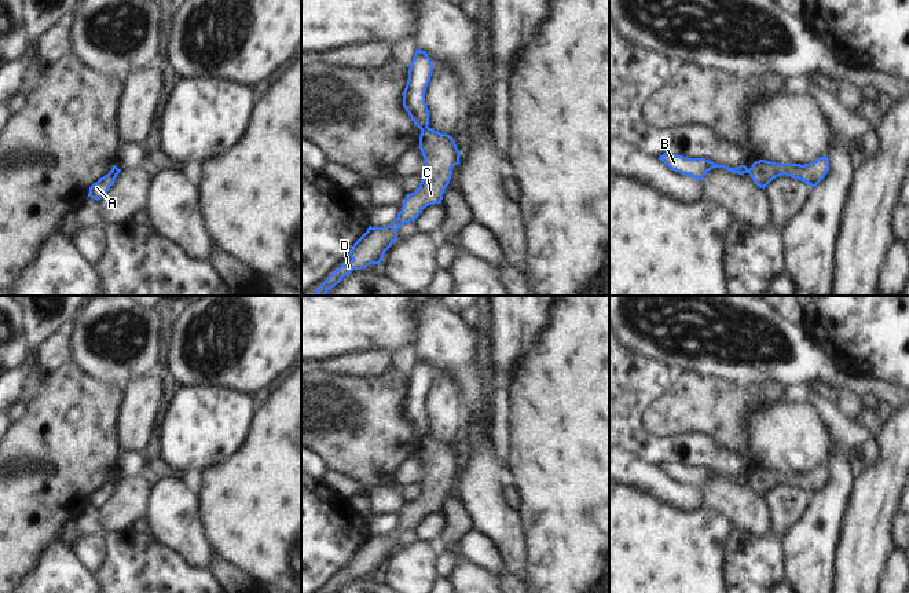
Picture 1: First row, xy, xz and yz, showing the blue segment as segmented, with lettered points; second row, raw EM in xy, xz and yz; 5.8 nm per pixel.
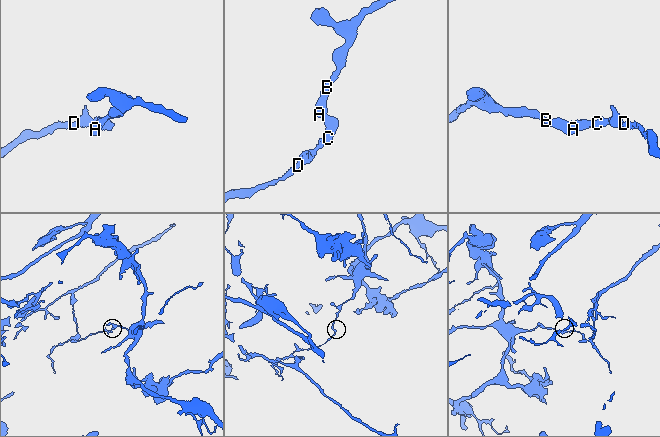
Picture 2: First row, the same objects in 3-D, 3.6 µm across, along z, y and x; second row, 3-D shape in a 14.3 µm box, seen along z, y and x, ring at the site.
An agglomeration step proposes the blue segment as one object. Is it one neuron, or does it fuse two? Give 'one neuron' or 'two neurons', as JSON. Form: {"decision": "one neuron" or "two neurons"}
{"decision": "two neurons"}

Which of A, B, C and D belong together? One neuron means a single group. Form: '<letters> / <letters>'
A B / C D

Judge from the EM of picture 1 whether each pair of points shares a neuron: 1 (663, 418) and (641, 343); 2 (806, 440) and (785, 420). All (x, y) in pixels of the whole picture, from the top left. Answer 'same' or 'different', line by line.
1: different
2: same

